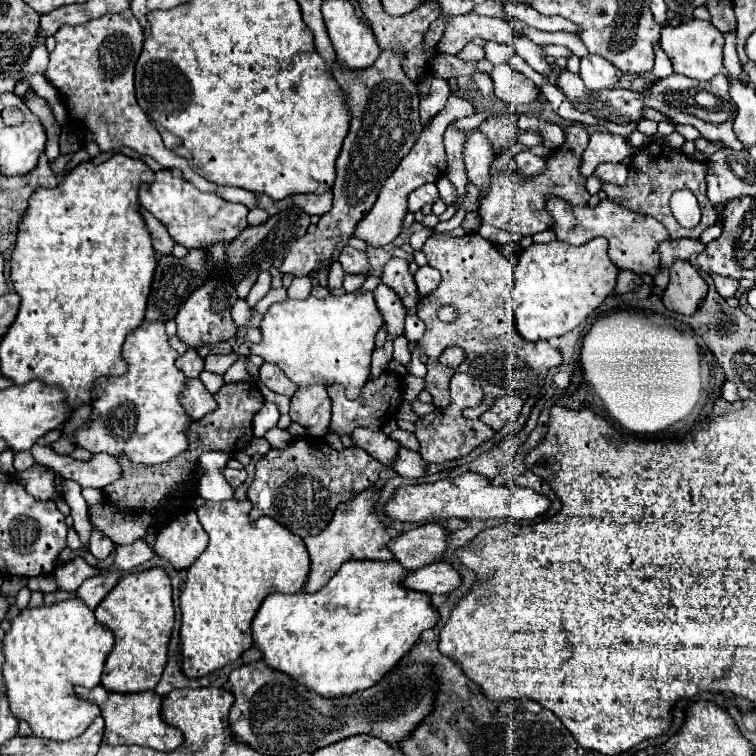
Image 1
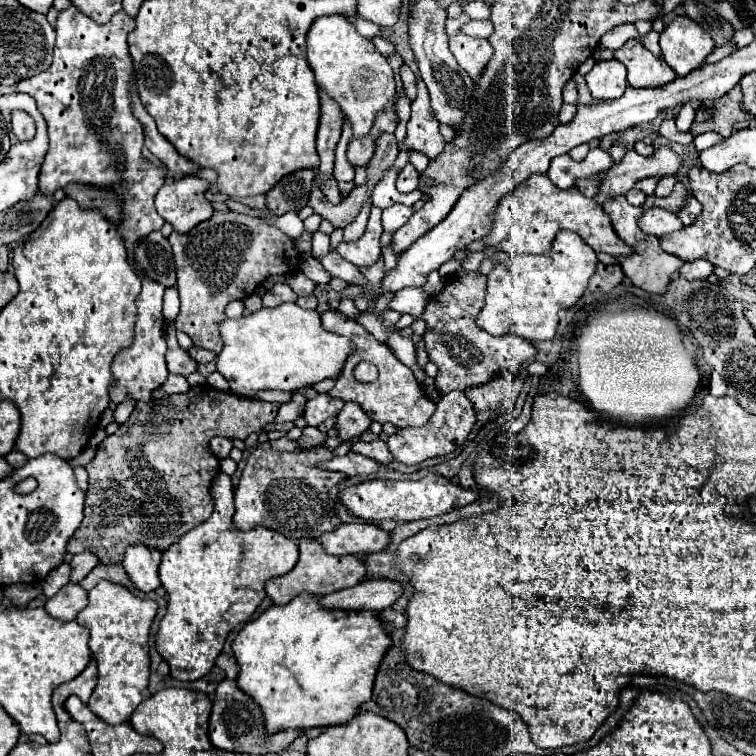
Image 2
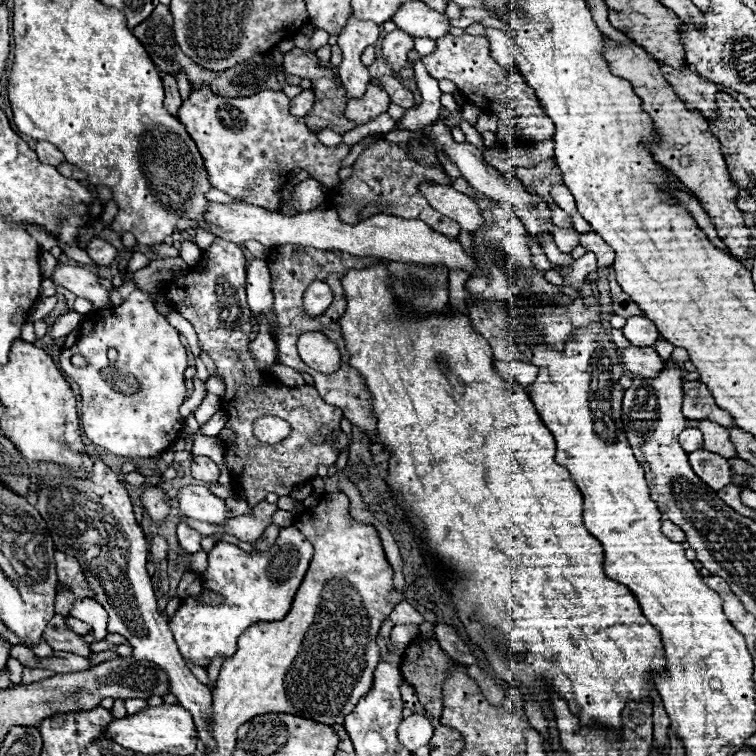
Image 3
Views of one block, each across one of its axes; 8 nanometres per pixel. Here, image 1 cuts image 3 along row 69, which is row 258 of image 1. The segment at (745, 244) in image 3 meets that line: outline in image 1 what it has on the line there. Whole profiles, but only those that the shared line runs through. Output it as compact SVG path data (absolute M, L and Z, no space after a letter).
M550 196L546 200L546 210L554 220L550 230L556 234L556 240L576 246L576 244L588 242L590 238L604 236L608 240L608 246L610 246L608 248L610 260L620 270L632 270L636 274L650 274L650 276L658 274L658 270L660 270L658 244L662 240L668 240L670 236L664 230L664 226L660 226L660 222L656 222L654 218L626 210L624 206L620 206L612 200L600 200L592 208L592 206L572 206L558 196Z

